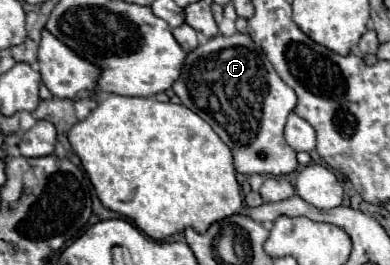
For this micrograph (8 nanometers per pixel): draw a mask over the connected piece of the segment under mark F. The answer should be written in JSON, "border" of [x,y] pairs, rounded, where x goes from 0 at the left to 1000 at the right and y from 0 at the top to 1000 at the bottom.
{"border":[[[610,117],[590,140],[559,125],[554,140],[508,170],[497,192],[487,192],[477,208],[472,245],[467,245],[467,275],[446,306],[441,336],[462,366],[467,396],[477,396],[487,419],[513,434],[559,502],[559,517],[590,555],[590,570],[600,585],[600,630],[610,653],[733,660],[764,630],[759,570],[723,517],[733,442],[759,396],[759,351],[718,298],[718,283],[708,275],[708,260],[687,230],[672,177],[656,170],[636,125]]]}

